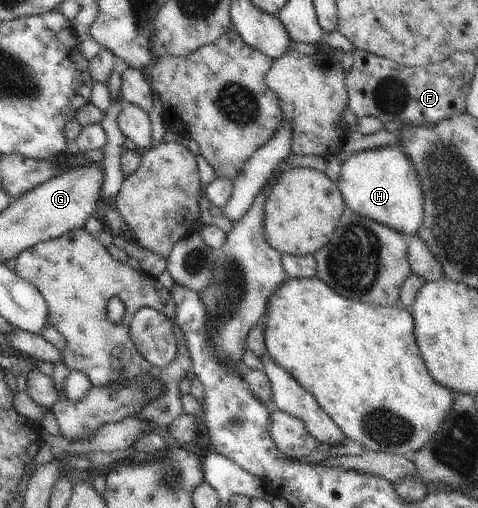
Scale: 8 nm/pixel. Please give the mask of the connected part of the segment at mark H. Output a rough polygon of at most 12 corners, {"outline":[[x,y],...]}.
{"outline":[[399,144],[353,154],[347,208],[409,239],[424,201]]}

